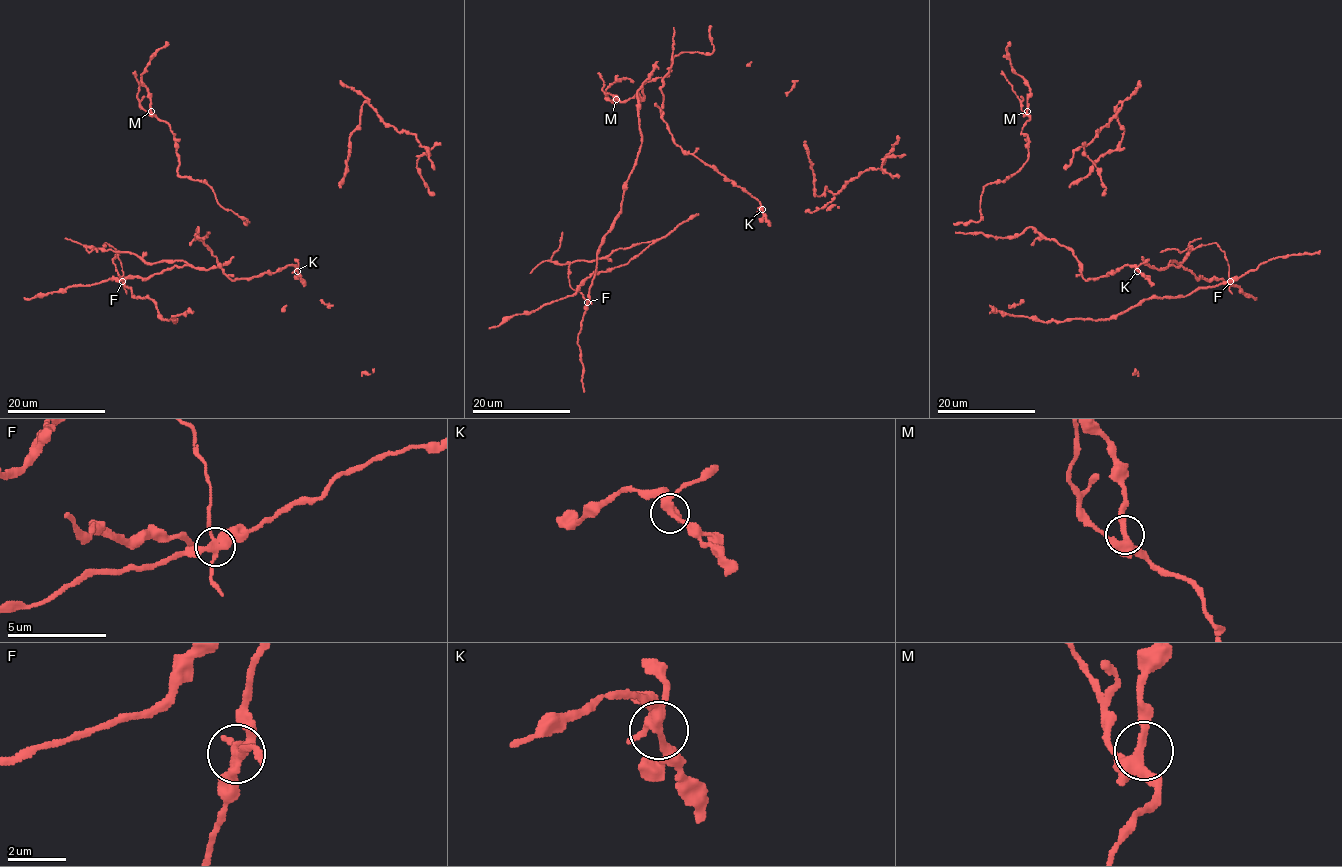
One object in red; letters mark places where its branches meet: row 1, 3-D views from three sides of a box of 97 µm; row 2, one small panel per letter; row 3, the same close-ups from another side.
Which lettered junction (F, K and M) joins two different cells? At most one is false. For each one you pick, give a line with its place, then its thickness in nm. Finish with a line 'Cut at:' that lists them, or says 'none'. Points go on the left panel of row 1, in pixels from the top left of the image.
F: (122, 281) | 280 nm
Cut at: F

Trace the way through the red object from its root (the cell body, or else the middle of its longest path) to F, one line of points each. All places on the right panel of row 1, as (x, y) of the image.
F: (1161, 268), (1170, 261), (1180, 263), (1188, 250), (1215, 242), (1224, 252), (1230, 282)

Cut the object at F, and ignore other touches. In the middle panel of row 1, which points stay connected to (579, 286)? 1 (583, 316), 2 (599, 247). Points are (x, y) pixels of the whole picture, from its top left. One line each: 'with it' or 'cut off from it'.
1: cut off from it
2: cut off from it

